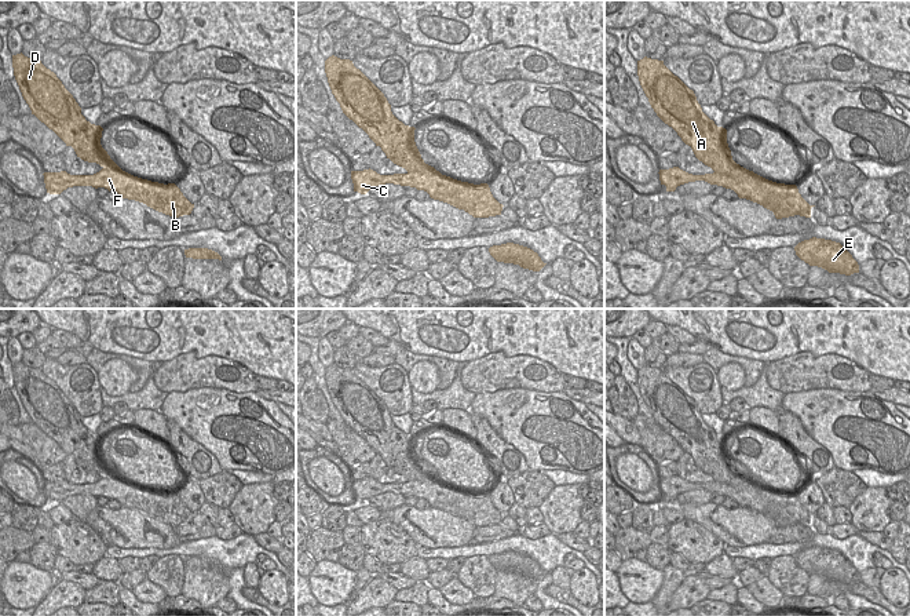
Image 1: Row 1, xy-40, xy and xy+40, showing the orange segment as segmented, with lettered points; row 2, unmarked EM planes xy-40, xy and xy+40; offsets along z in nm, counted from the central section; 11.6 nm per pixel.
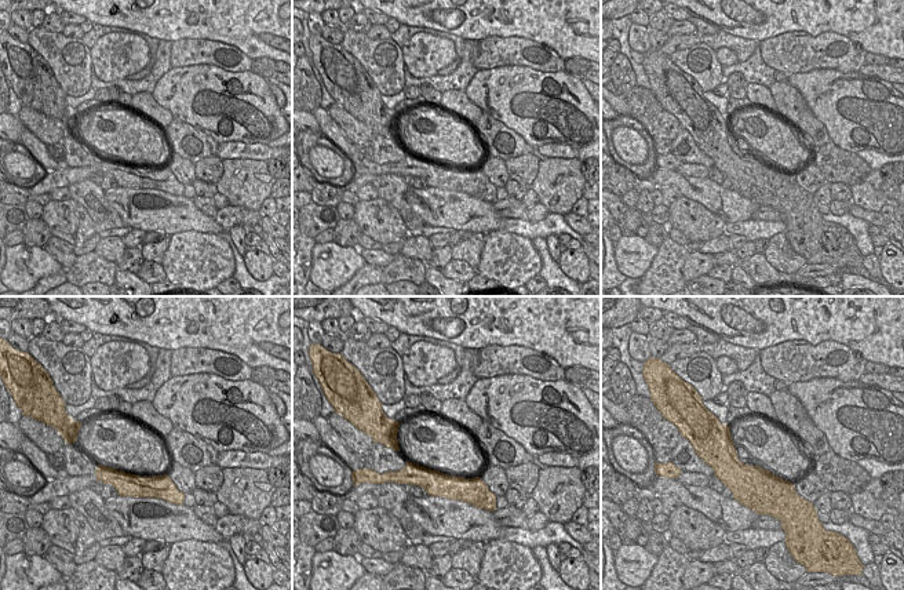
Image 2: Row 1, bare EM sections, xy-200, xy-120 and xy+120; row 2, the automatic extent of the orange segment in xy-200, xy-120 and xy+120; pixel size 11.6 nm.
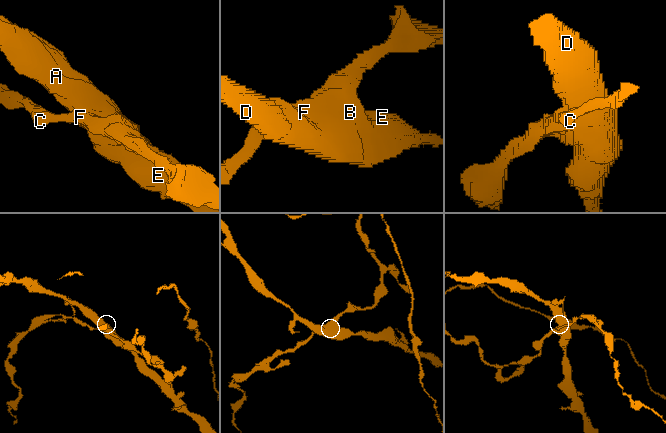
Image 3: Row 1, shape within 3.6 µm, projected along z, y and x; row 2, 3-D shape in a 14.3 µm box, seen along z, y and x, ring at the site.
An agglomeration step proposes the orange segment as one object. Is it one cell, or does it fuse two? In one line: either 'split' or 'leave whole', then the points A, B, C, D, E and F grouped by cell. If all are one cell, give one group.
split; A D E / B C F

